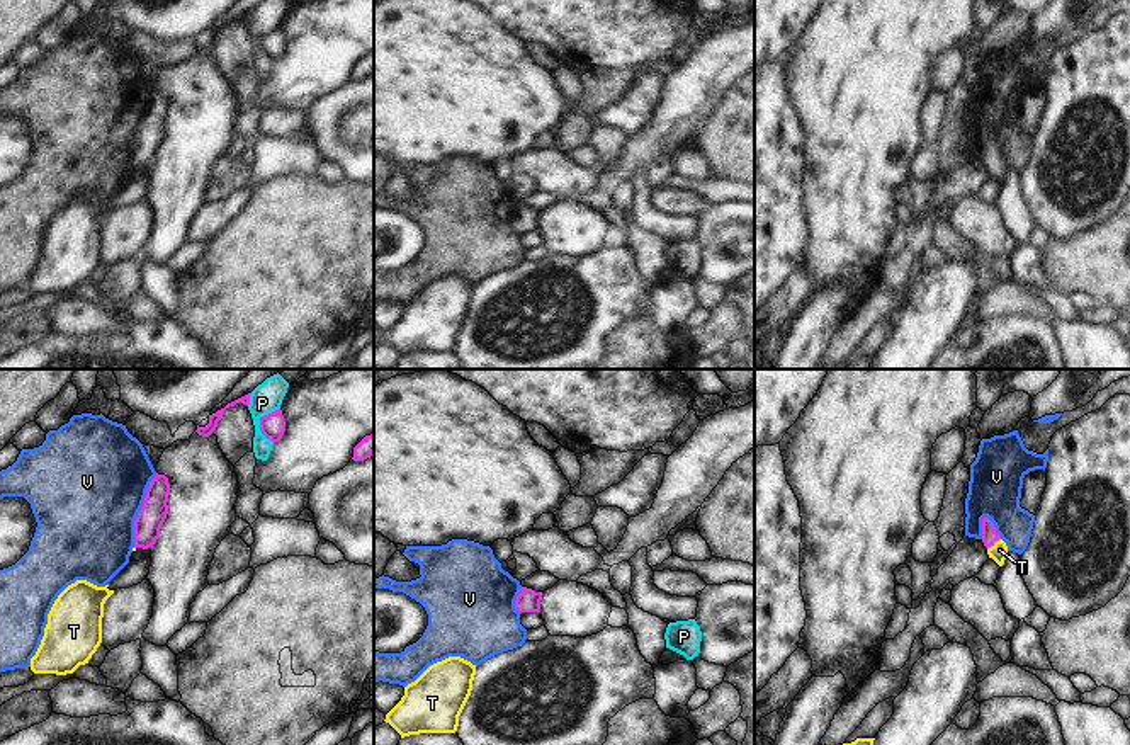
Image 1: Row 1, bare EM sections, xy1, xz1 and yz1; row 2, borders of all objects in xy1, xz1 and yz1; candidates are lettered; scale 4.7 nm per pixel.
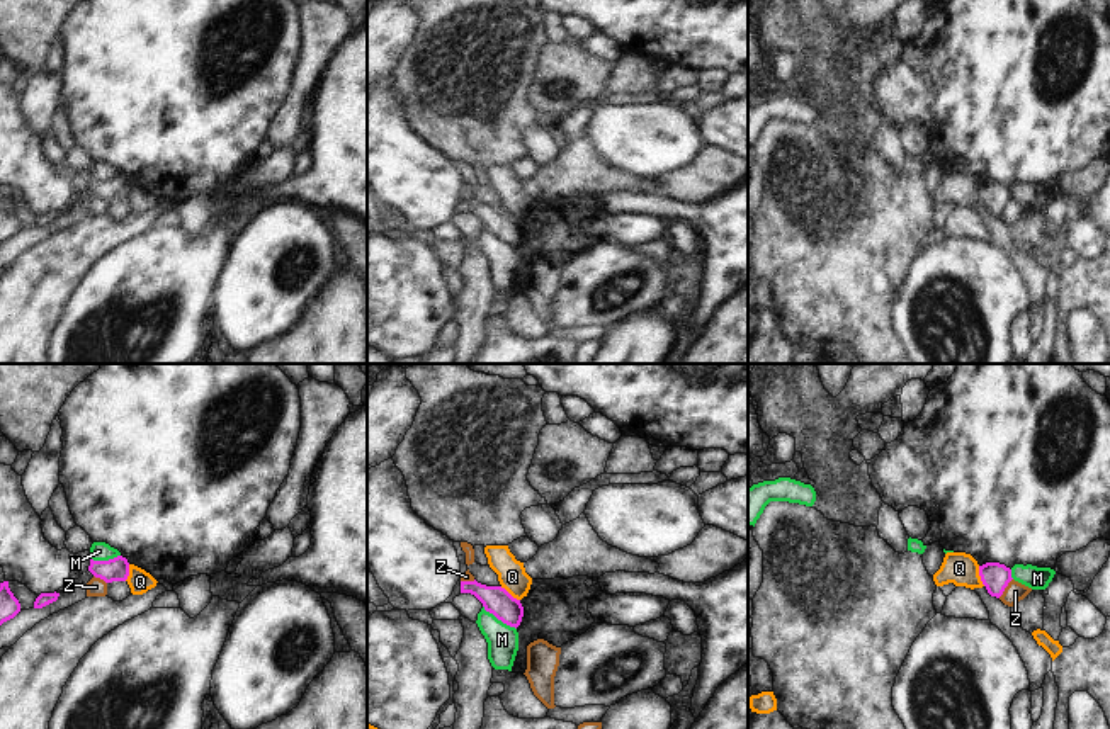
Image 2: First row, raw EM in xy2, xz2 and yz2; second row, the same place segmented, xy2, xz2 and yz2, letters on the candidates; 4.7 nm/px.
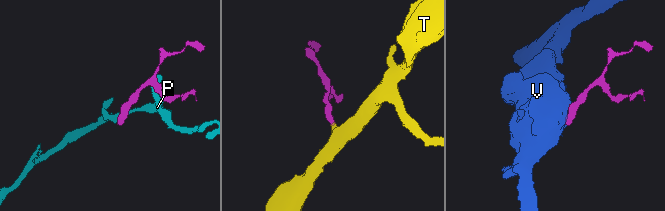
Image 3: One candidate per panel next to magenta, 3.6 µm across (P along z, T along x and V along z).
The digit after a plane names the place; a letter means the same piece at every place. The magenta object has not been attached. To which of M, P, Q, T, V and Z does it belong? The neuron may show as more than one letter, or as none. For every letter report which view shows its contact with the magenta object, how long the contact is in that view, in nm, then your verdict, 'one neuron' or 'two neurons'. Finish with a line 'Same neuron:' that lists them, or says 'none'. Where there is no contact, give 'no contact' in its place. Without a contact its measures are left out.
M: xz2 | 200 nm | two neurons
P: xy1 | 180 nm | two neurons
Q: yz2 | 100 nm | two neurons
T: yz1 | 80 nm | one neuron
V: xy1 | 360 nm | two neurons
Z: yz2 | 120 nm | two neurons
Same neuron: T

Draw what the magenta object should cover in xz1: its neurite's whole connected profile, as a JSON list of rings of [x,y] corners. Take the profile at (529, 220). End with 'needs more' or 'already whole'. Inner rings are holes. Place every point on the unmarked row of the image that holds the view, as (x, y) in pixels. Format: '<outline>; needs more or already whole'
[[[522,206],[515,219],[515,228],[522,231],[540,231],[542,211]]]; already whole

